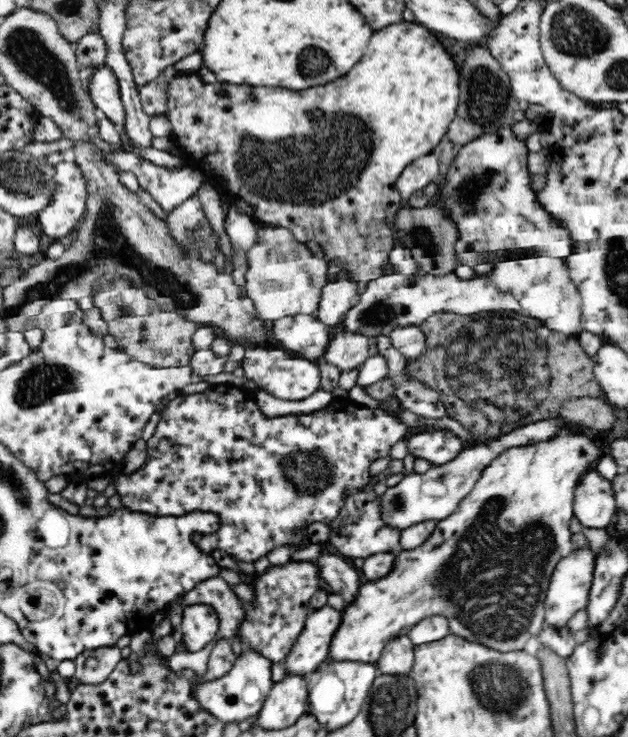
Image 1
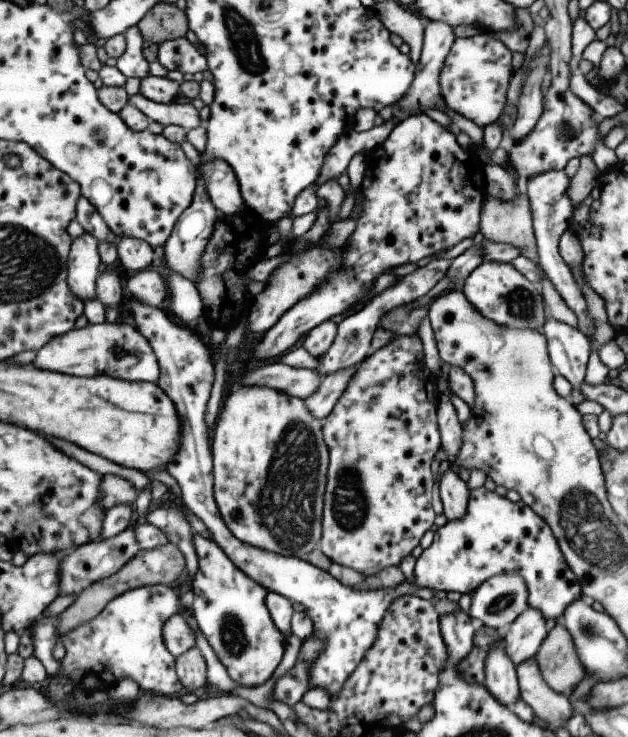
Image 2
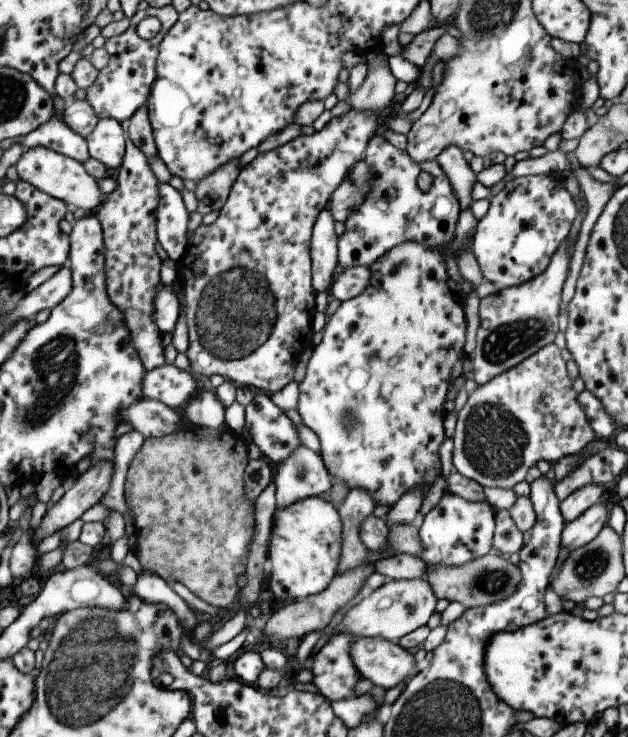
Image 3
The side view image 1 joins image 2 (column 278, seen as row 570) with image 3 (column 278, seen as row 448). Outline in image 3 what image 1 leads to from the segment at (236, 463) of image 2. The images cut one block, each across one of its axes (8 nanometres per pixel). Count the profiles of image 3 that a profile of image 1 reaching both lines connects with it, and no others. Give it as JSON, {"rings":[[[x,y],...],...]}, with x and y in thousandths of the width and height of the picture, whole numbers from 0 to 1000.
{"rings":[[[506,672],[465,681],[454,689],[436,691],[433,718],[427,733],[427,772],[420,795],[436,806],[438,814],[489,811],[518,801],[524,788],[537,779],[537,761],[543,744],[543,707],[538,695],[521,678]]]}

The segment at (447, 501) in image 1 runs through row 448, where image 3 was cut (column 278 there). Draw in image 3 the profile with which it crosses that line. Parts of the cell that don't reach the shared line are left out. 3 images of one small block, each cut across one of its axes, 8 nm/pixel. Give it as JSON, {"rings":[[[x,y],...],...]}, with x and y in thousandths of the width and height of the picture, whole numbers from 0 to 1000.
{"rings":[[[489,605],[470,607],[455,623],[443,626],[433,642],[433,653],[438,659],[438,691],[454,689],[486,674],[522,668],[530,655],[511,620]]]}

